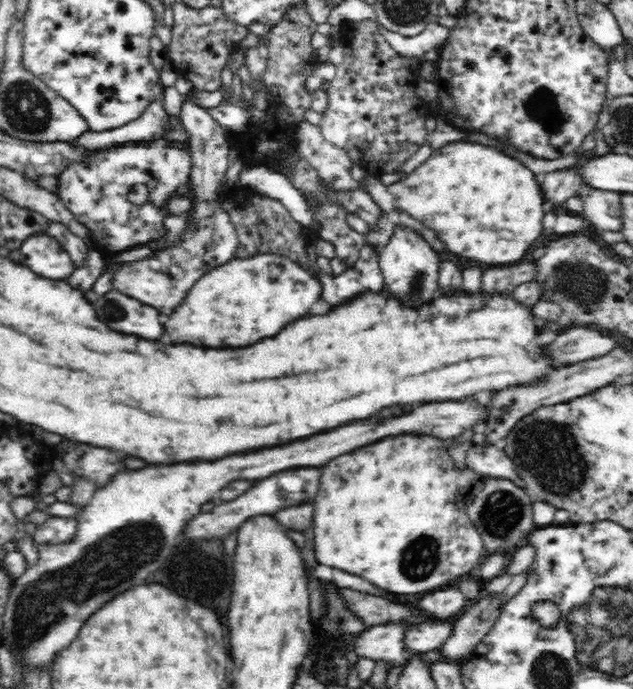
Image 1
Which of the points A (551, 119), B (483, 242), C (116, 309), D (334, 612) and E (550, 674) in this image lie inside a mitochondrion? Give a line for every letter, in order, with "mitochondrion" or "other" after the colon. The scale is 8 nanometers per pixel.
A: other
B: other
C: mitochondrion
D: mitochondrion
E: mitochondrion

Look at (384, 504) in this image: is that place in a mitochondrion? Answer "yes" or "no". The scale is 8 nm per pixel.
no

